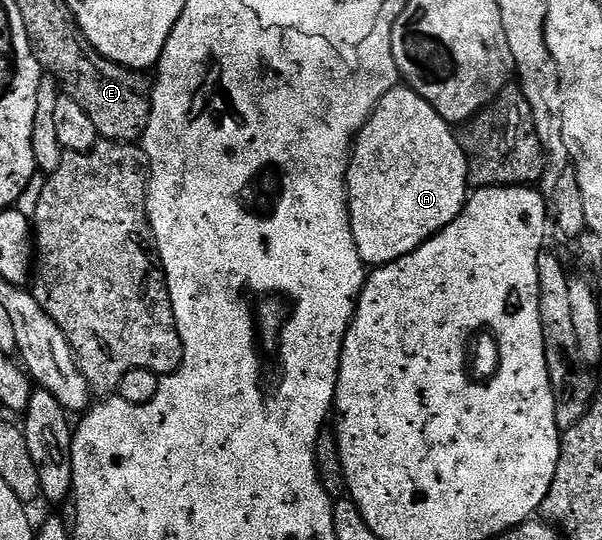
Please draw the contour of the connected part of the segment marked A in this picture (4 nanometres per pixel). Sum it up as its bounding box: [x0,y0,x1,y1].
[346,85,468,268]

